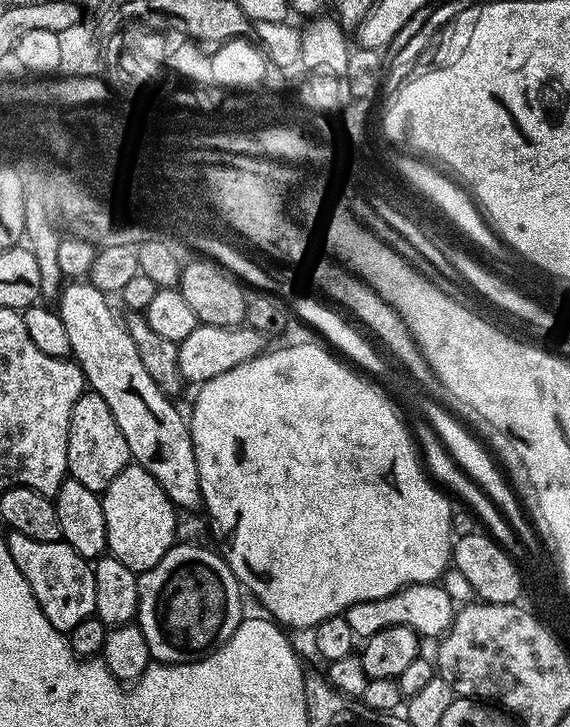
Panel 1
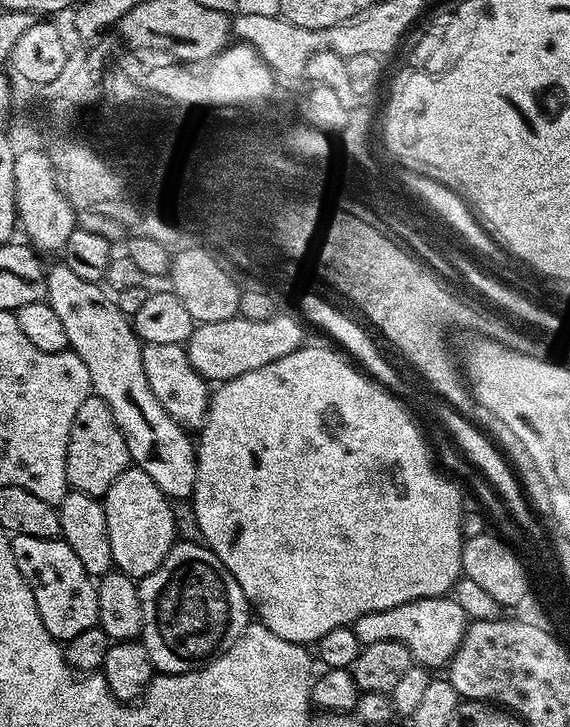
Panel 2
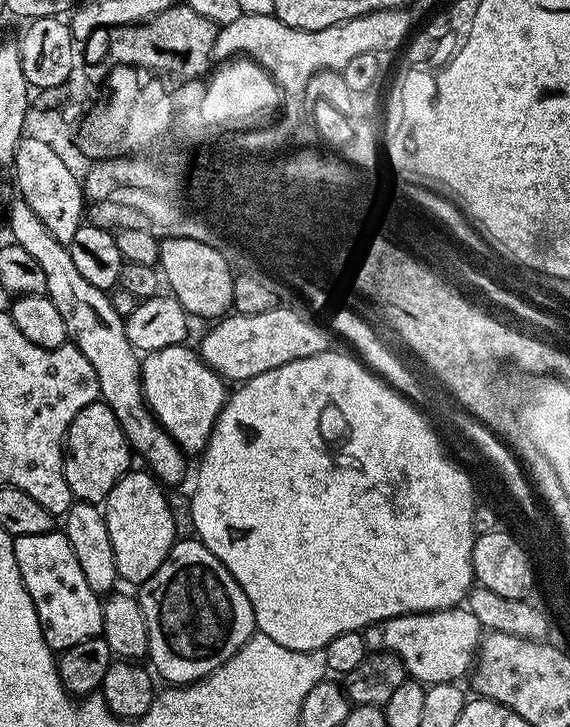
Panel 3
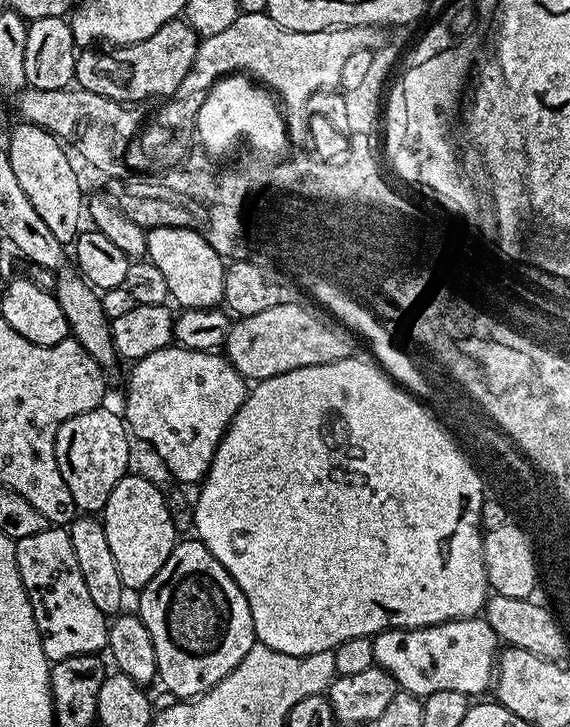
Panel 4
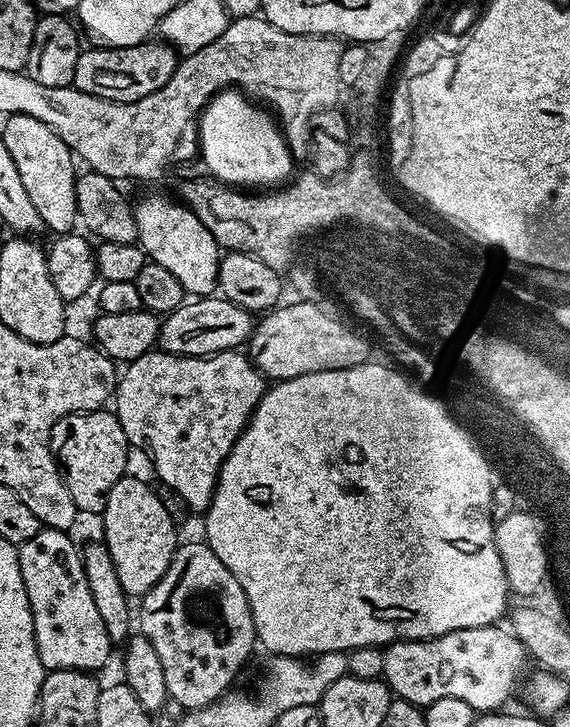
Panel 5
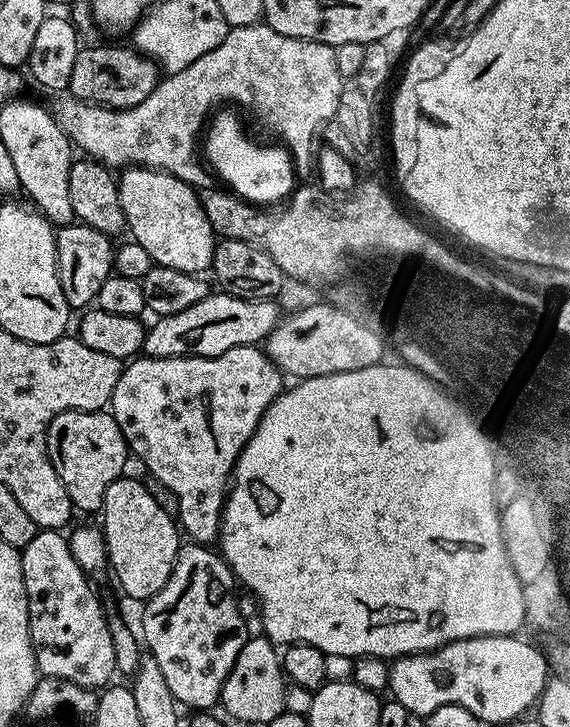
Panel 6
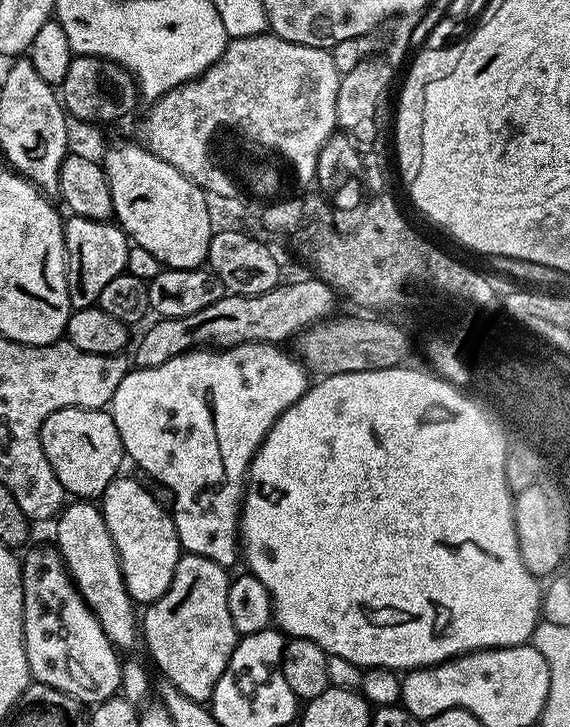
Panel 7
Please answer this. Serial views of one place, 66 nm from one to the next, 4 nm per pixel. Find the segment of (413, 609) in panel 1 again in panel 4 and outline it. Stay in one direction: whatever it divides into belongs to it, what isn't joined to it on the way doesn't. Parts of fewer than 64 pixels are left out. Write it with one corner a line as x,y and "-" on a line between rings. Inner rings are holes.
483,615
467,616
465,620
451,620
450,622
442,622
425,628
387,628
385,632
379,632
377,636
372,637
372,645
374,646
374,658
376,659
375,667
385,668
396,679
396,686
399,691
409,692
423,698
430,694
438,694
438,690
458,690
458,694
466,694
470,698
476,698
479,697
476,696
479,692
484,692
487,688
489,691
493,687
496,661
498,659
498,641
494,630
490,630
490,622
486,622

